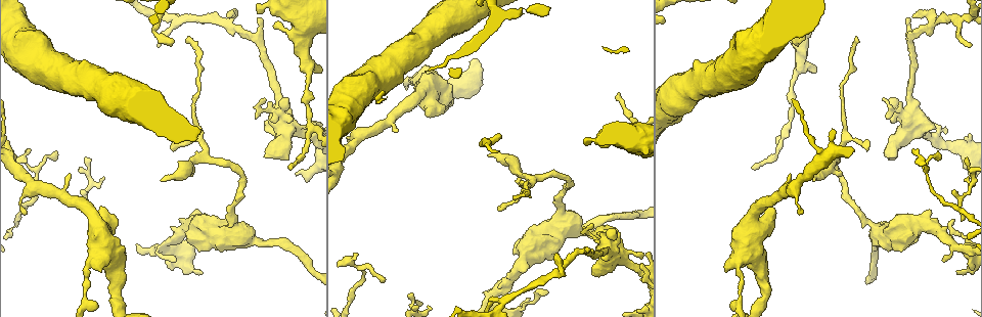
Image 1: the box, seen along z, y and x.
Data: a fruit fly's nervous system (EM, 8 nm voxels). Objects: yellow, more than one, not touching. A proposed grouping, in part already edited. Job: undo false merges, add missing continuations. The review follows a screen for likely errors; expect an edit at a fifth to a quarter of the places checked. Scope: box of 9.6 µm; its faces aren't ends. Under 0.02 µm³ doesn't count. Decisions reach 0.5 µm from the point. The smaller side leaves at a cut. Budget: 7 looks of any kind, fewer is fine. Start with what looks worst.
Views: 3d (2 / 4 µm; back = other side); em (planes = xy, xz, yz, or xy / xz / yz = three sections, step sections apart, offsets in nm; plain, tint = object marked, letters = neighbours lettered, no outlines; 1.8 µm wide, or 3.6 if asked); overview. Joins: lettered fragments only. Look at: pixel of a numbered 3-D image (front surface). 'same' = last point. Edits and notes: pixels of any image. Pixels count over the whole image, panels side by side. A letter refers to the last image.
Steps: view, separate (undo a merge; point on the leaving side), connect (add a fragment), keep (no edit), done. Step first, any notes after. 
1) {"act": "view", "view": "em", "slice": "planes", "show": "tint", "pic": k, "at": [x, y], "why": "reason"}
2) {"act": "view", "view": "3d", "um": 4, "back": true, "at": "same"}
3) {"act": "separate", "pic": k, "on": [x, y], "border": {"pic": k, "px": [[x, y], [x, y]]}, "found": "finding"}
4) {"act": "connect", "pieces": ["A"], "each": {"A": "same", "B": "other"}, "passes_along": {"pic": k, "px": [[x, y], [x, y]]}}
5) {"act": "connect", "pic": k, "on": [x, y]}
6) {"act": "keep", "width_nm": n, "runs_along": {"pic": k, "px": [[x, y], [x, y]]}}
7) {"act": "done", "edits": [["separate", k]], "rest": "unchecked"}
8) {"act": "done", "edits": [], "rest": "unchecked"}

{"act": "view", "view": "em", "slice": "xz", "step": 4, "show": "letters", "pic": 1, "at": [162, 180], "why": "an open end"}

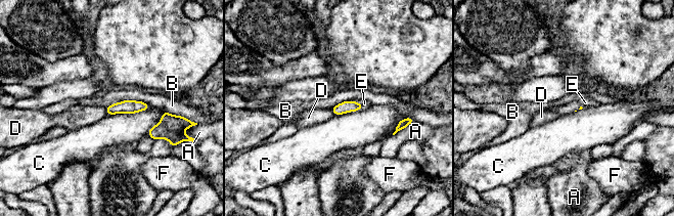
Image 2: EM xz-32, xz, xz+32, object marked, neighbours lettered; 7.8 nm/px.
{"act": "view", "view": "em", "slice": "planes", "show": "letters", "at": "same", "why": "another direction"}

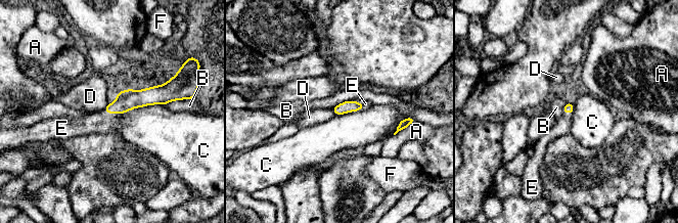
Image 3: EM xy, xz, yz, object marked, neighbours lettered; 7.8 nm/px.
{"act": "connect", "pieces": ["E"], "each": {"A": "other", "B": "other", "C": "other", "D": "other", "E": "same", "F": "other"}, "passes_along": {"pic": 3, "px": [[126, 100], [112, 113], [102, 123]]}, "found": "the neuron continues"}

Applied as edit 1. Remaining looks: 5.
{"act": "view", "view": "overview"}

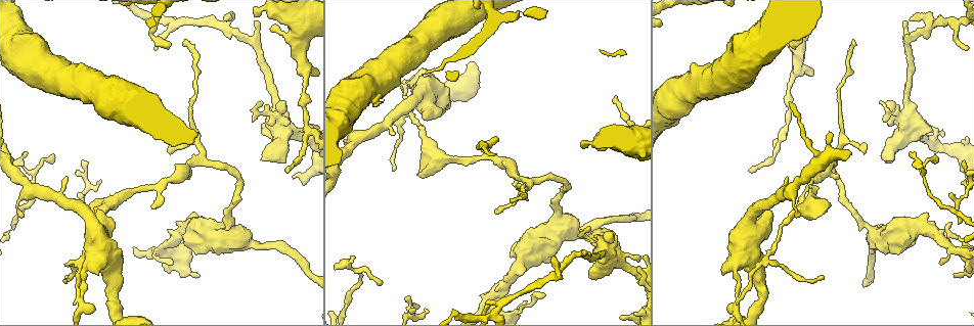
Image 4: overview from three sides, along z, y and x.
{"act": "view", "view": "em", "slice": "planes", "show": "letters", "pic": 4, "at": [929, 132], "why": "thick end"}

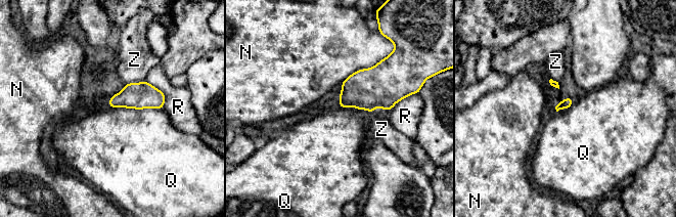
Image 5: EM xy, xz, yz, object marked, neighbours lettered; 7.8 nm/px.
{"act": "keep", "each": {"N": "other", "Q": "other", "R": "other", "Z": "other"}, "border": {"pic": 5, "px": [[108, 105], [163, 109]]}, "found": "no lettered fragment goes on from it"}

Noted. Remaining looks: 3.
{"act": "view", "view": "em", "slice": "planes", "show": "tint", "pic": 4, "at": [226, 21], "why": "free end"}

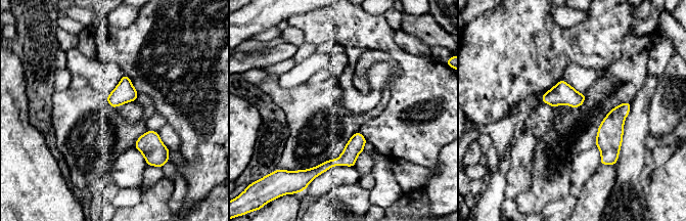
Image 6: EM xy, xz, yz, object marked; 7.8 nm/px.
{"act": "view", "view": "em", "slice": "planes", "show": "letters", "at": "same", "why": "see the neighbours"}

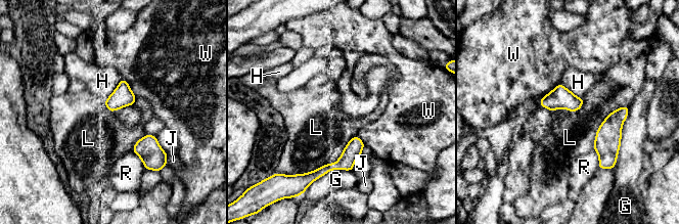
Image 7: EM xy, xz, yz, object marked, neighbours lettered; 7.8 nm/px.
{"act": "keep", "each": {"G": "other", "H": "other", "J": "other", "L": "other", "R": "other", "W": "other"}, "found": "none of them fits"}

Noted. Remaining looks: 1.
{"act": "done", "edits": [["connect", 3]], "rest": "unchecked"}

